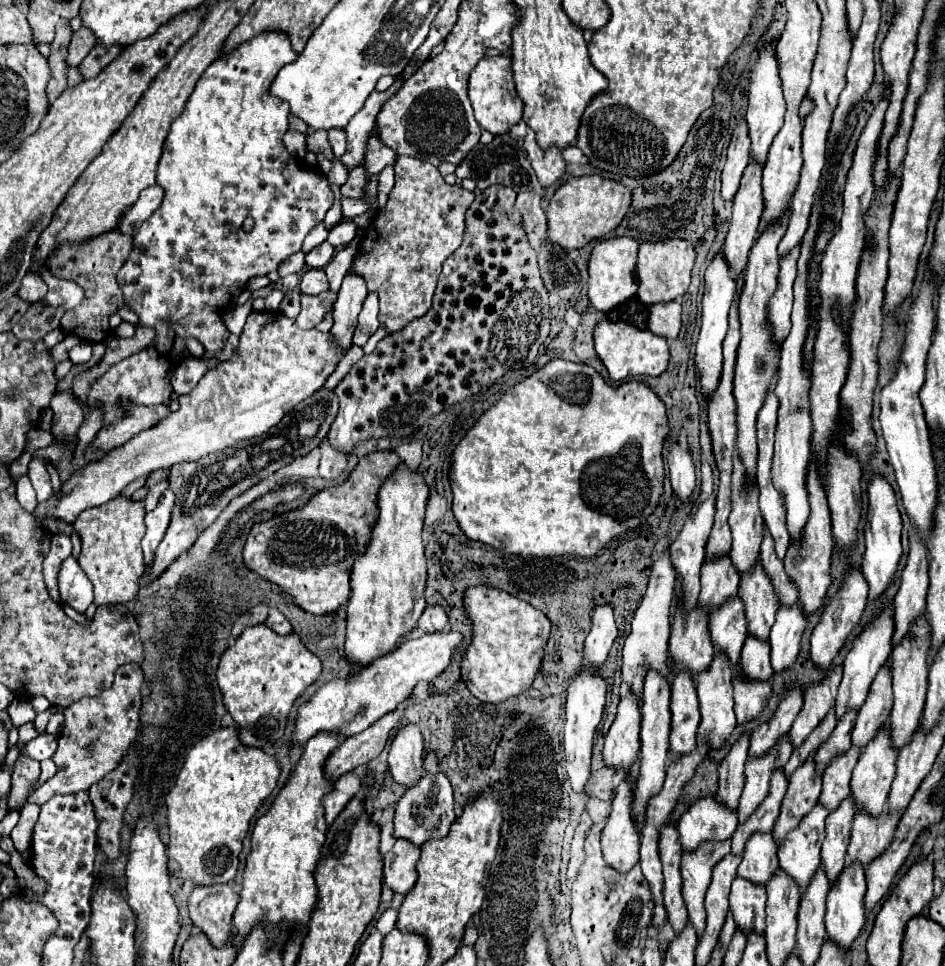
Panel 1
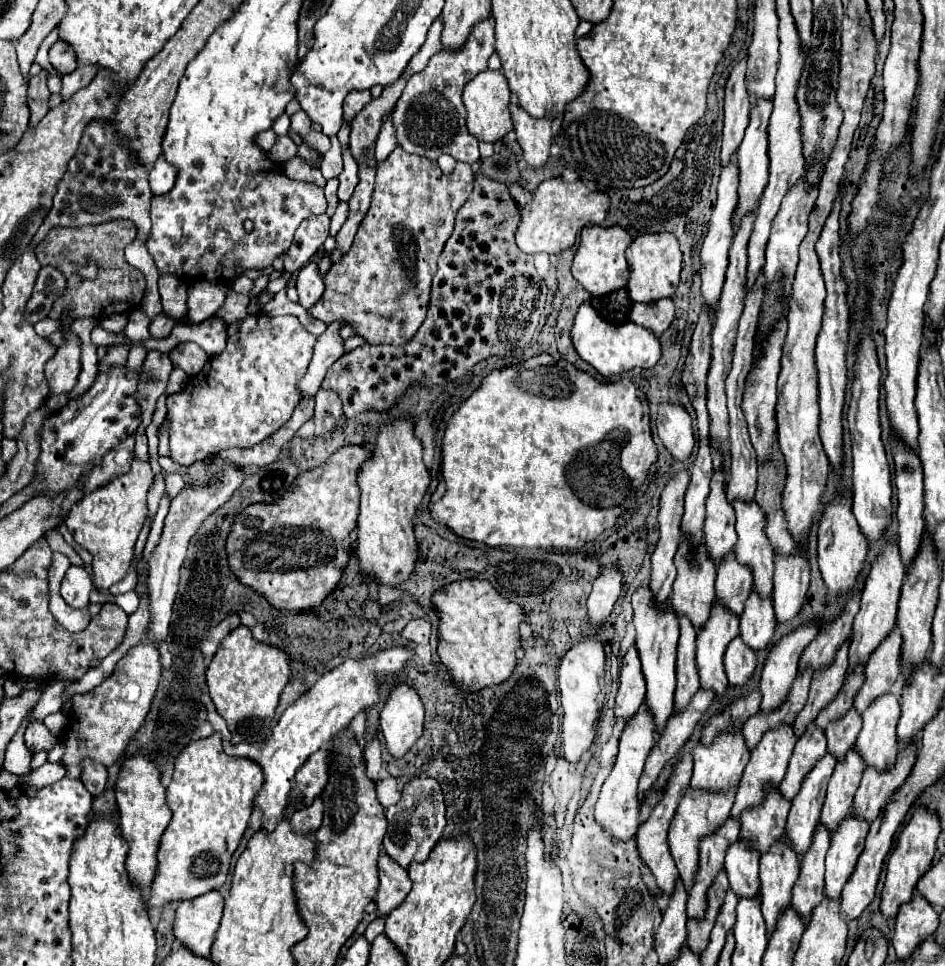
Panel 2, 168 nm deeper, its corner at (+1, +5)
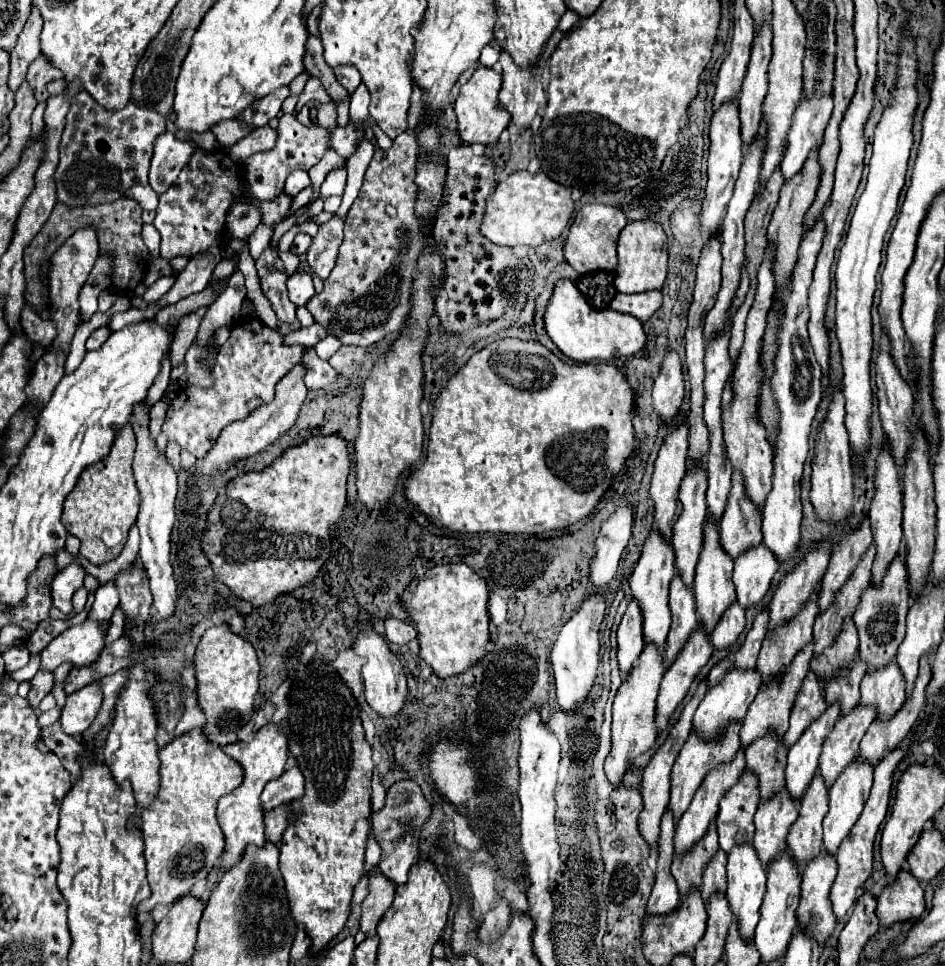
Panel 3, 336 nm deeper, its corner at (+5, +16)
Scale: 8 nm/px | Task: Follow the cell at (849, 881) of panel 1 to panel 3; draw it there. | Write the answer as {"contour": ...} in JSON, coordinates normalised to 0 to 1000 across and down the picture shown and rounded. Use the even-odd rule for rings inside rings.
{"contour":[[[903,787],[898,793],[892,795],[892,799],[886,803],[881,814],[877,816],[877,841],[871,849],[871,878],[877,884],[886,884],[886,878],[888,878],[892,865],[896,865],[896,861],[903,857],[903,853],[909,847],[909,841],[913,839],[913,832],[920,824],[922,812],[924,812],[924,793],[920,789]]]}

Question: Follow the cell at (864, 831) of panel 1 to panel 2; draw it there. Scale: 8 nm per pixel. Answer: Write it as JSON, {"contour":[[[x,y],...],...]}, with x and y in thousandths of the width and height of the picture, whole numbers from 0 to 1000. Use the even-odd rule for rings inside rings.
{"contour":[[[968,769],[964,773],[960,773],[960,777],[953,777],[949,782],[949,790],[943,798],[939,798],[939,802],[926,802],[926,798],[913,798],[913,806],[911,813],[905,821],[905,829],[903,829],[903,842],[917,850],[924,852],[934,835],[943,829],[943,825],[947,823],[947,819],[958,811],[958,806],[964,800],[964,794],[968,790]]]}

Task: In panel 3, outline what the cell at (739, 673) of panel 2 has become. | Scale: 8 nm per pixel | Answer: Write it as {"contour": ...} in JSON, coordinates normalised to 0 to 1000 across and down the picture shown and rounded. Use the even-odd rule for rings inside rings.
{"contour":[[[776,623],[769,629],[769,634],[765,634],[765,638],[761,640],[761,644],[752,654],[752,663],[757,671],[765,673],[771,667],[776,667],[786,650],[788,650],[788,631],[782,627],[782,623]]]}

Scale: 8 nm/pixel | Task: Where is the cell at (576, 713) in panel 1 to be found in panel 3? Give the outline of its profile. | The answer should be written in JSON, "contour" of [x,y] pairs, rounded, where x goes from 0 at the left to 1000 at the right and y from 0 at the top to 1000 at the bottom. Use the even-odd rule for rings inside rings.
{"contour":[[[625,615],[621,621],[617,621],[611,636],[596,646],[592,660],[583,673],[589,727],[596,735],[613,733],[628,710],[628,704],[632,700],[632,687],[634,687],[634,648],[638,644],[640,629],[642,625],[636,615]]]}

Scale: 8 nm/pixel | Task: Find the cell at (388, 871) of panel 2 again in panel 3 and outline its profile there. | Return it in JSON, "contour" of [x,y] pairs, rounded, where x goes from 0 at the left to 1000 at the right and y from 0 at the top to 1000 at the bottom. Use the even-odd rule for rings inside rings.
{"contour":[[[401,903],[390,909],[390,925],[382,936],[382,963],[388,971],[399,967],[399,957],[407,942],[414,938],[416,925],[418,923],[414,923],[414,915],[410,915]]]}

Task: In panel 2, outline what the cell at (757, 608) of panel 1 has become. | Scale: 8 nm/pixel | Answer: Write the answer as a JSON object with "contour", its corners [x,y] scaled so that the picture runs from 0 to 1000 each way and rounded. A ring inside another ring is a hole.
{"contour":[[[799,519],[795,521],[778,521],[780,533],[780,566],[778,577],[784,585],[790,585],[797,593],[797,612],[805,620],[814,620],[818,614],[818,595],[820,595],[820,581],[816,562],[812,562],[807,554],[810,537]]]}

